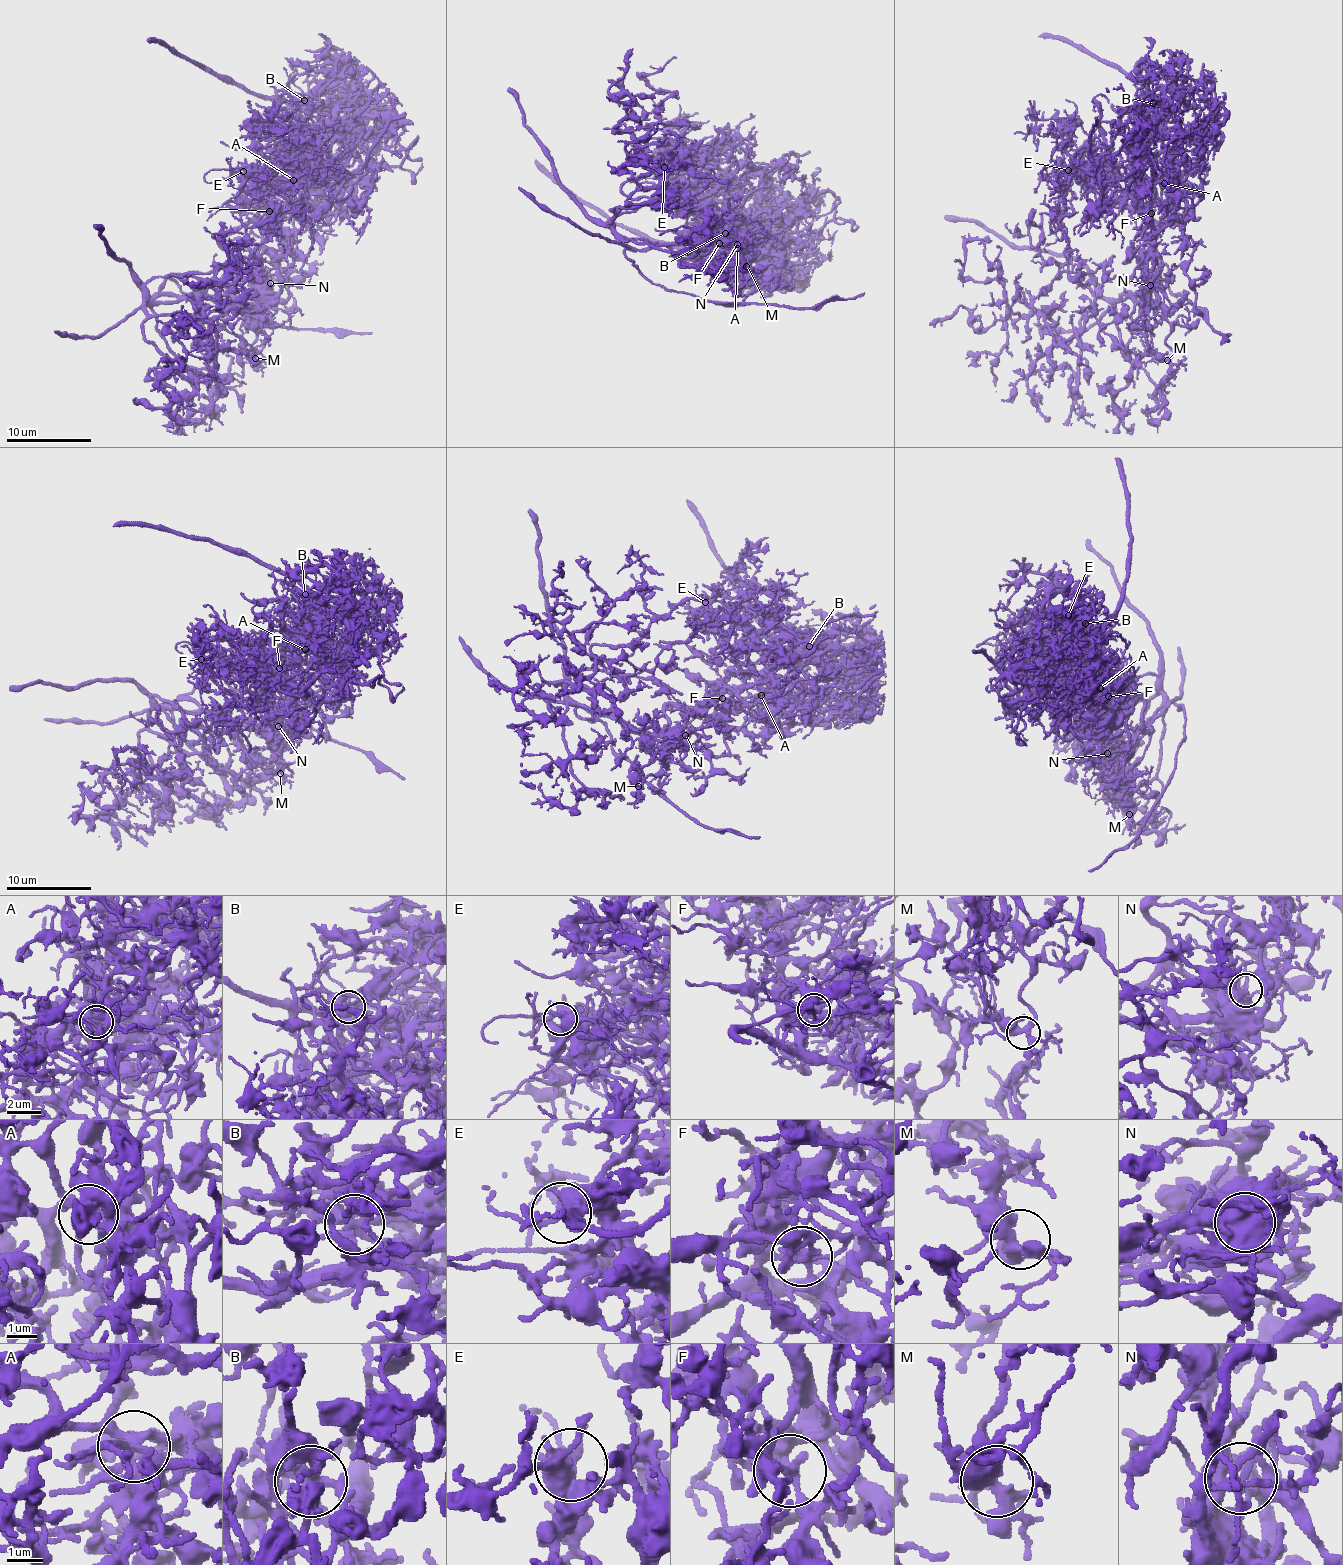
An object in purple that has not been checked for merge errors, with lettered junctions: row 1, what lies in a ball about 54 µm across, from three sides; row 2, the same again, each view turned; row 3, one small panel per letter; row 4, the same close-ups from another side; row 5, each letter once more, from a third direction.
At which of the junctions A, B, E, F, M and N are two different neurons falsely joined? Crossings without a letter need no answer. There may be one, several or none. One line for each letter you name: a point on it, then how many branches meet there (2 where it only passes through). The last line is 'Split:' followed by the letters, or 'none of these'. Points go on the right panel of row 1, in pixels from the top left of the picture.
A: (1164, 183) | 6
B: (1153, 103) | 8
F: (1151, 213) | 4
N: (1150, 285) | 3
Split: A, B, F, N

